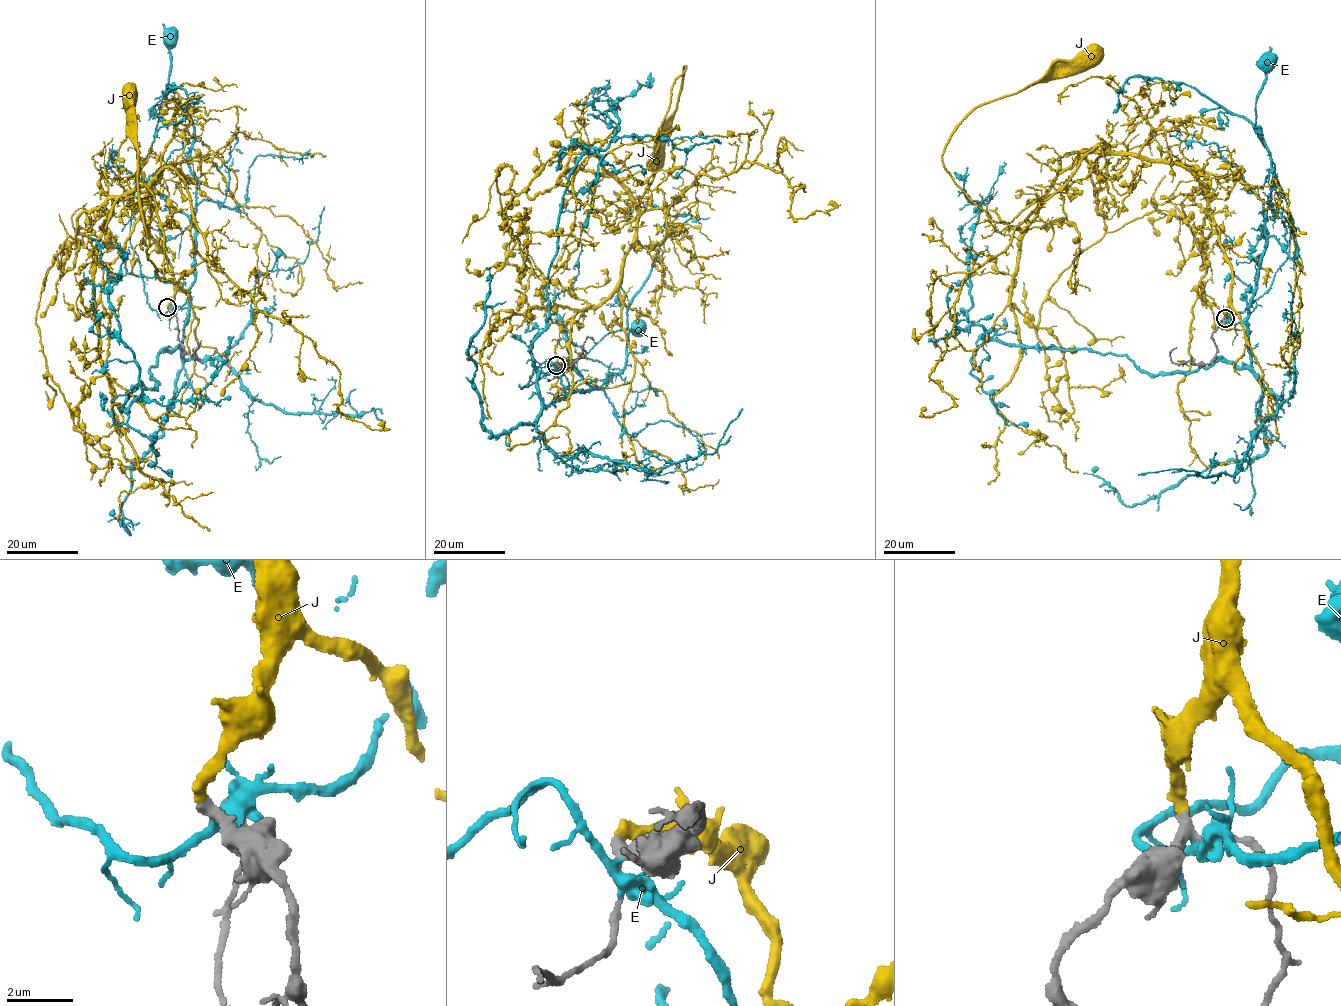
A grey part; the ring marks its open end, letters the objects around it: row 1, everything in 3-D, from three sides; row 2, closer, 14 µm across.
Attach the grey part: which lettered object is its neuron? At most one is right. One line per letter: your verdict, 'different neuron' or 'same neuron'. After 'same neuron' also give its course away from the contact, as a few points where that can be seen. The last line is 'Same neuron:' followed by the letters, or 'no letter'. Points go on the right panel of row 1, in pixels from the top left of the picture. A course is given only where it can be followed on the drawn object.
E: different neuron
J: same neuron; it runs (1225, 318), (1230, 265), (1206, 185), (1183, 167), (1104, 153), (1009, 222), (944, 166), (977, 107), (1087, 55)
Same neuron: J

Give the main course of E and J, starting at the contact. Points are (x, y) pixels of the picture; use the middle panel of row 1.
E: (556, 369), (547, 359), (533, 370), (527, 385), (521, 388), (583, 355), (606, 334), (626, 328), (638, 329)
J: (557, 365), (572, 361), (575, 317), (618, 283), (672, 87), (686, 66), (675, 110), (659, 136), (658, 157)

